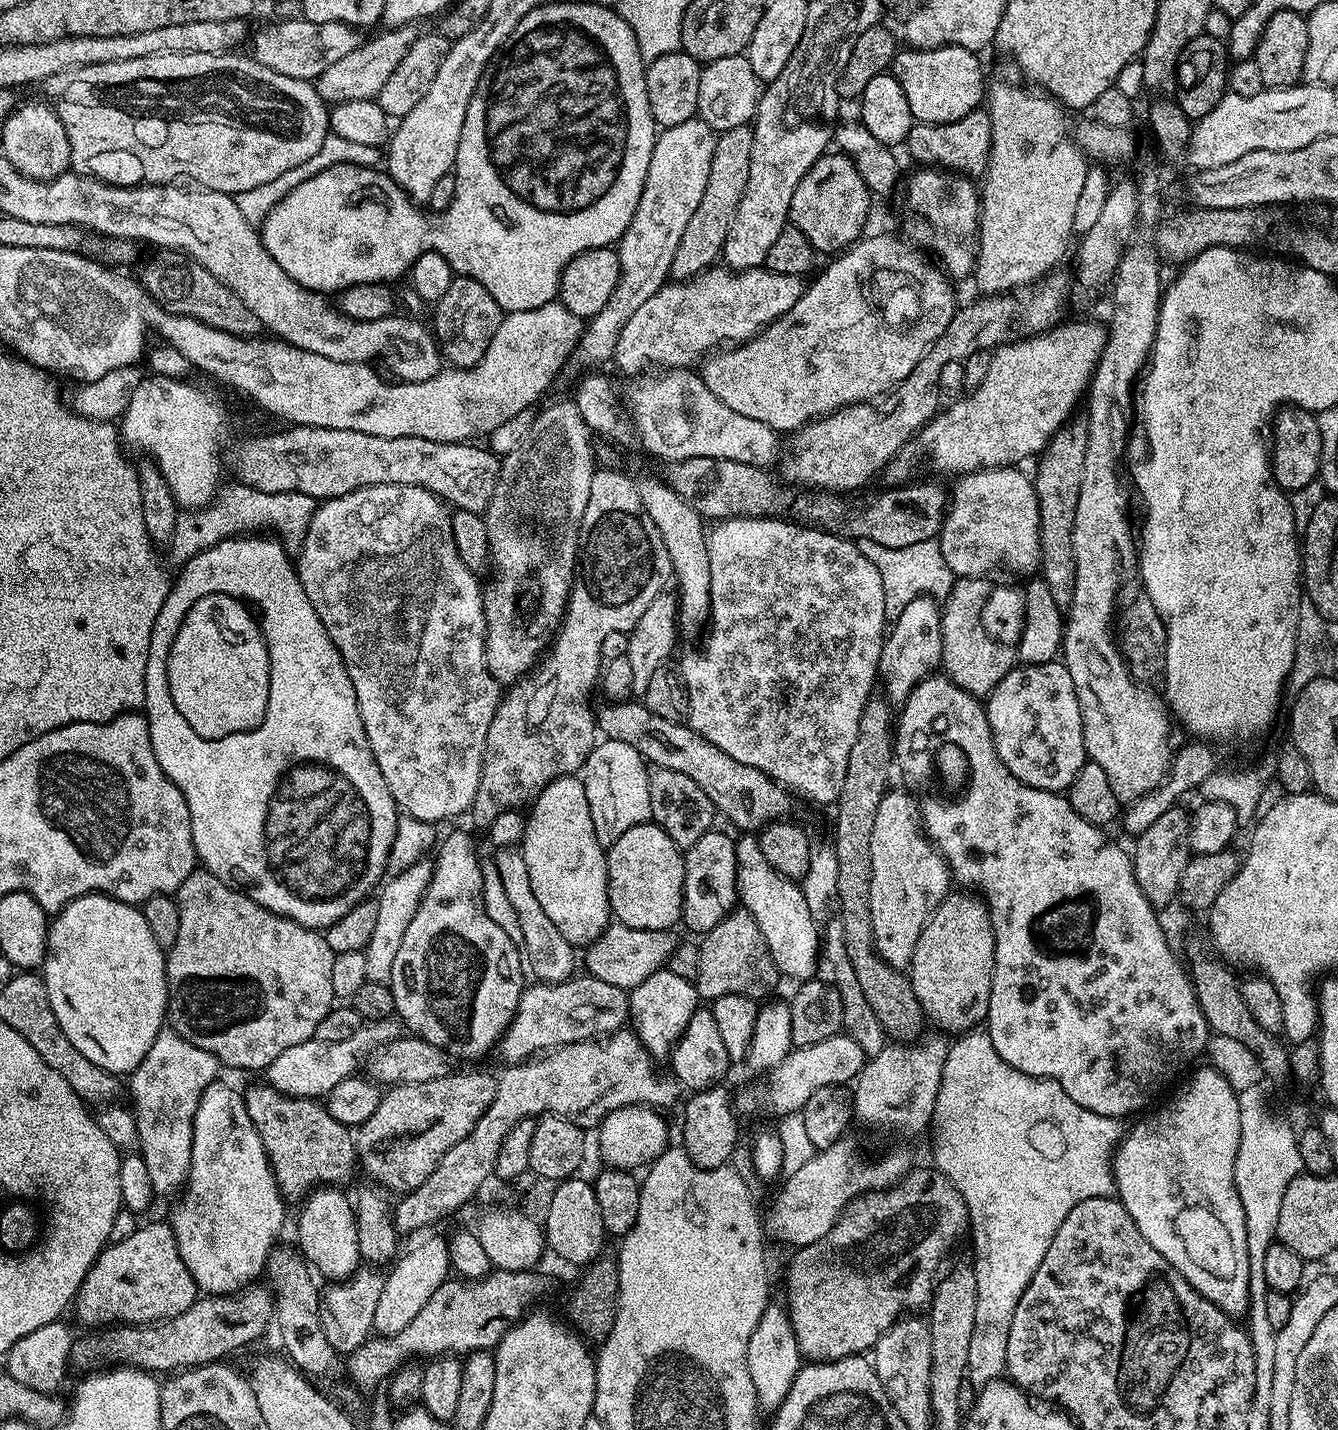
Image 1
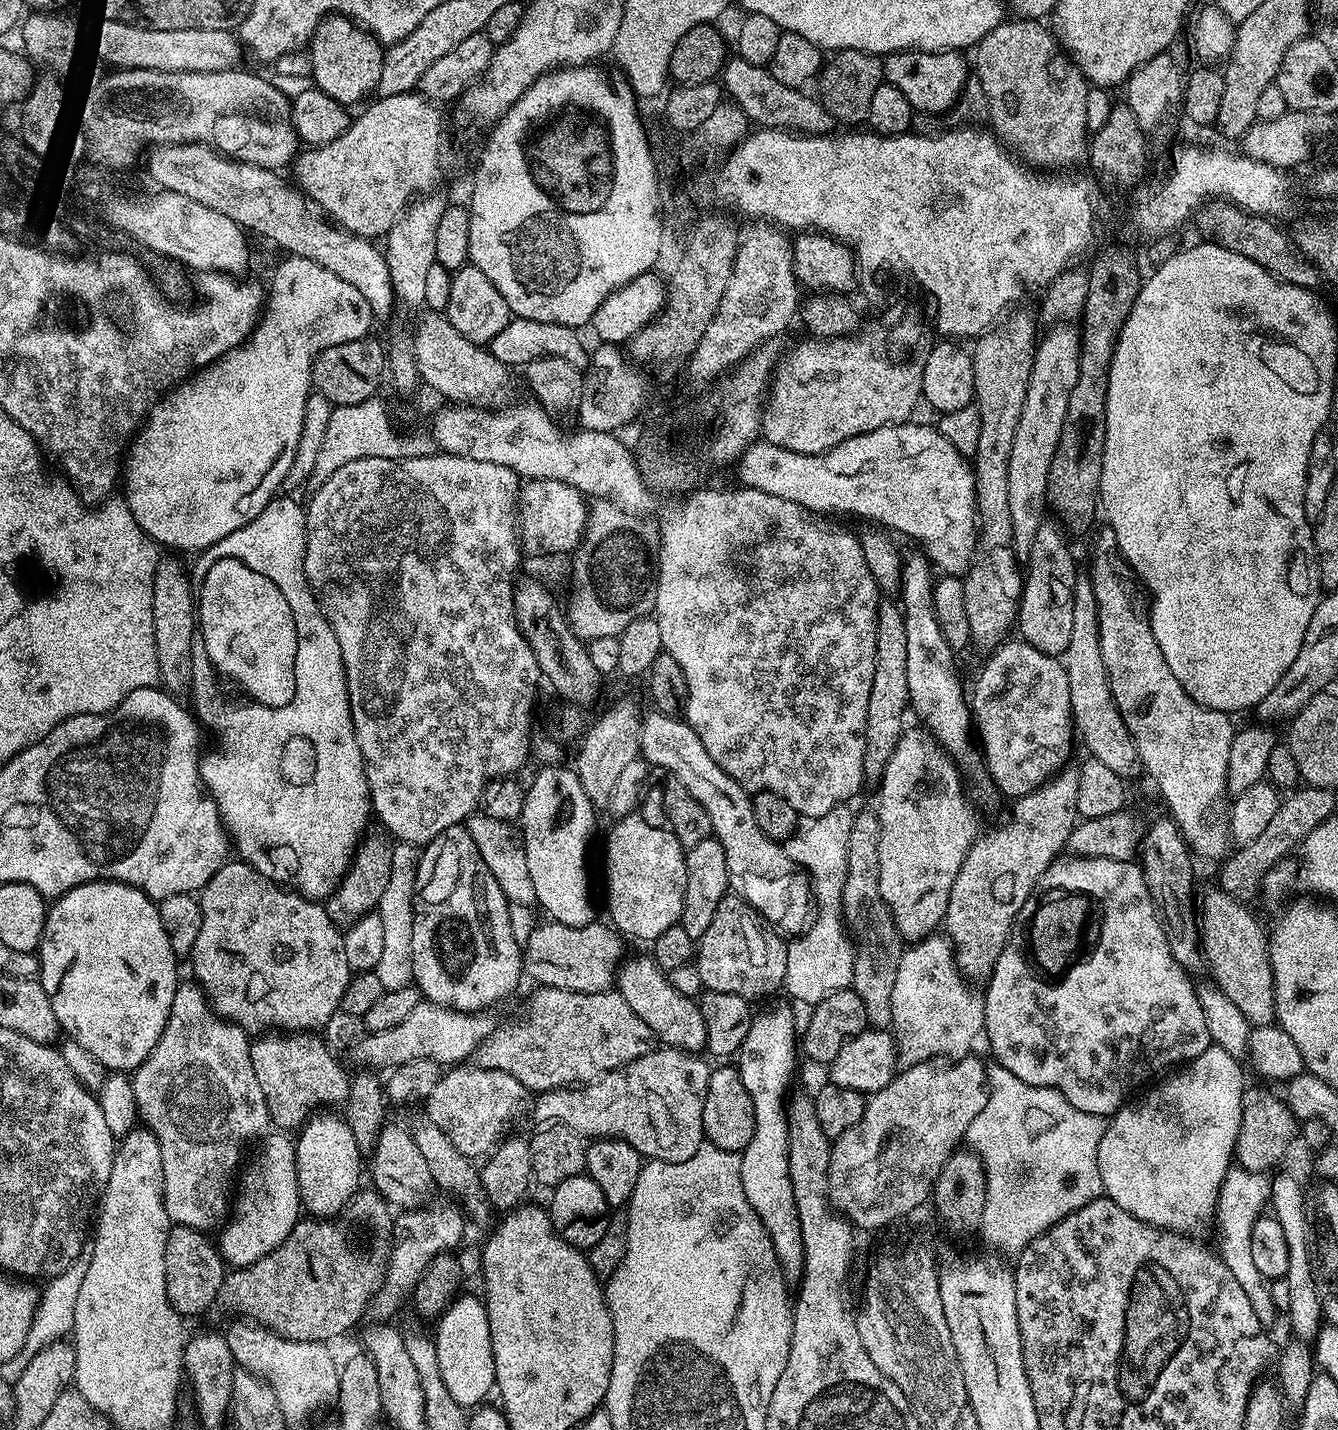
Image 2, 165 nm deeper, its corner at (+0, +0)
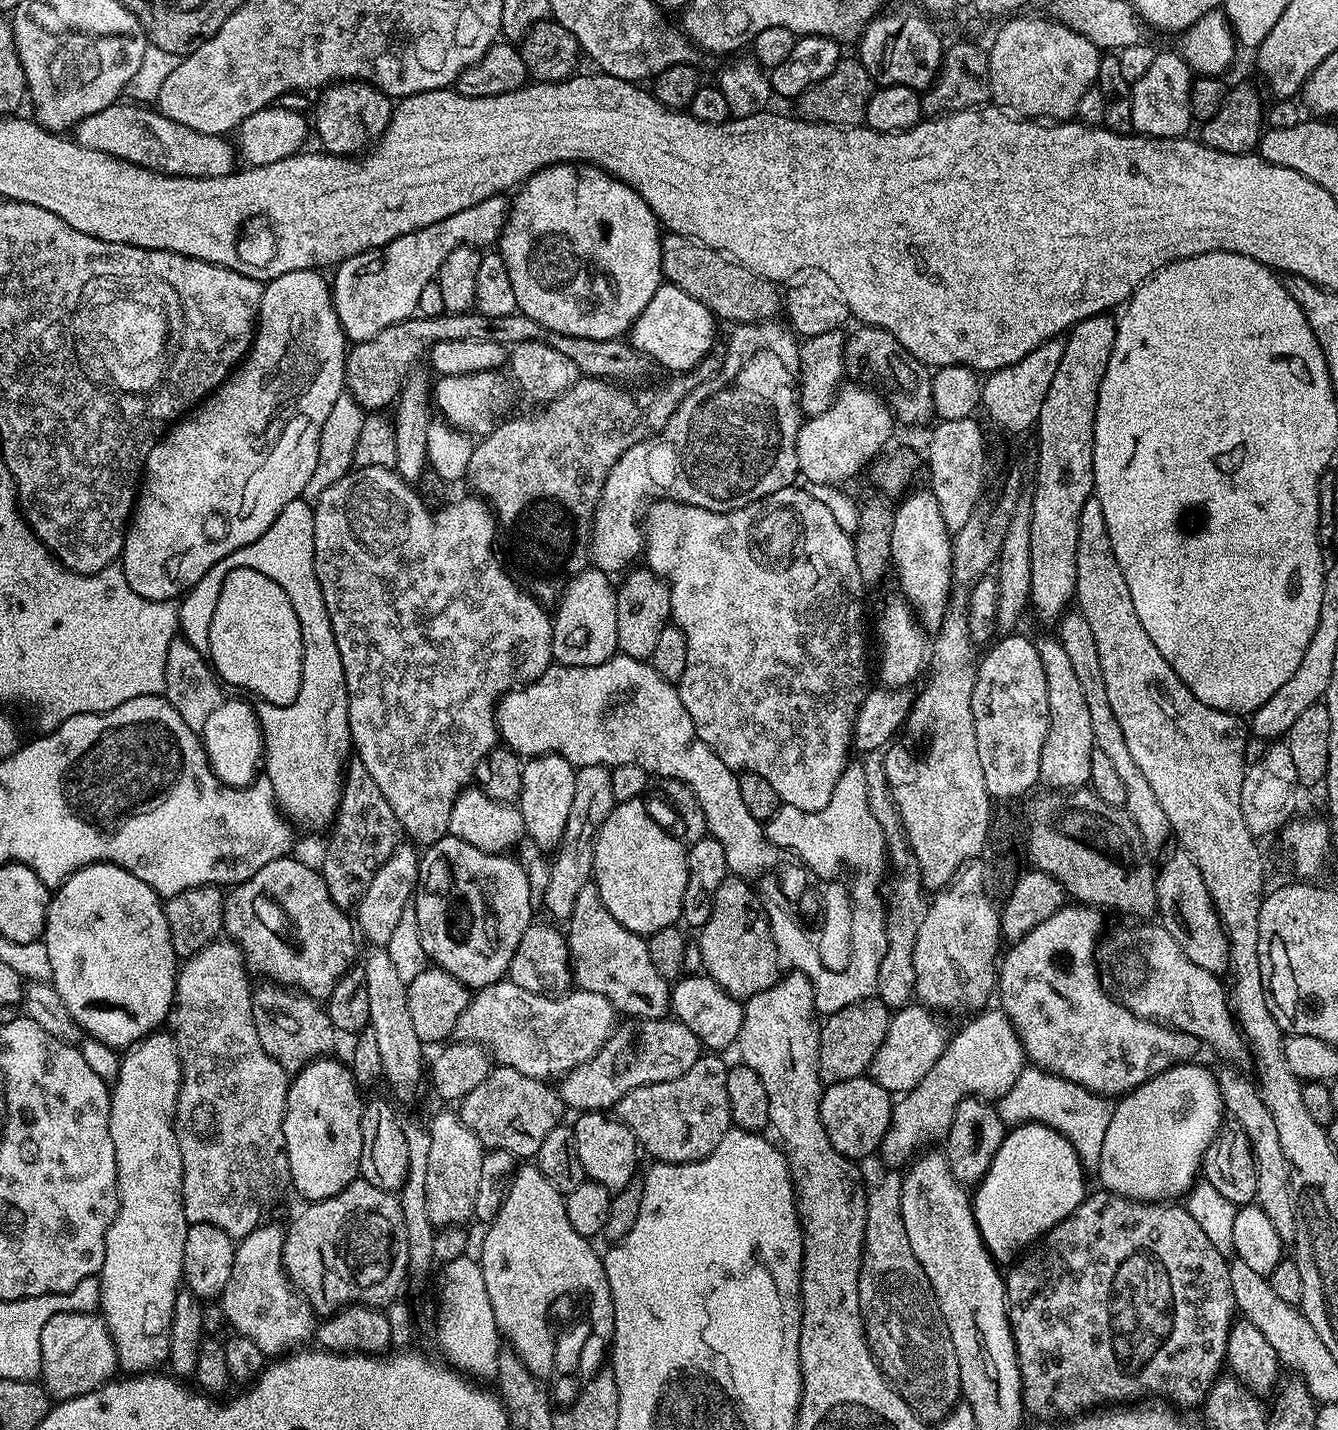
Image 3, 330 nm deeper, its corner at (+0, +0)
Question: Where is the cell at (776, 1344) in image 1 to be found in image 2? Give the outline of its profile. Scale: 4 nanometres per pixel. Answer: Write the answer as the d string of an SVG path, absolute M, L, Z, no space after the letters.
M772 1008L753 1015L750 1034L746 1034L746 1042L742 1042L738 1053L740 1077L746 1085L746 1094L750 1094L750 1102L754 1102L754 1138L739 1153L742 1190L746 1190L746 1202L750 1202L762 1226L766 1226L780 1269L789 1282L799 1281L804 1269L802 1230L798 1206L794 1204L794 1186L790 1184L788 1087L796 1072L796 1052L798 1056L798 1024L796 1028L791 1010Z

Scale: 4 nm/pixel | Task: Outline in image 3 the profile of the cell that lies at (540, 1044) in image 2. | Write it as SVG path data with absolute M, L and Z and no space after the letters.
M675 1018L646 1020L639 1027L640 1036L636 1032L620 1031L609 1036L596 1057L579 1064L559 1081L560 1098L569 1109L576 1108L577 1113L611 1109L630 1090L682 1078L694 1062L702 1059L699 1038L682 1021Z

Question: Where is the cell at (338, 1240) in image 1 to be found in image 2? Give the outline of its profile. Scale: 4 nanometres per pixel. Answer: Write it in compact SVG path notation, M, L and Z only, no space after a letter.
M324 1110L313 1116L303 1128L299 1129L297 1136L300 1137L295 1137L294 1140L296 1173L303 1211L312 1218L337 1216L361 1187L362 1154L354 1142L352 1128L343 1115L332 1110Z

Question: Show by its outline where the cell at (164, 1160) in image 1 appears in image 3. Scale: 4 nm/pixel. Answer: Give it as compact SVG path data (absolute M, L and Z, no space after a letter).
M220 938L210 943L198 954L187 957L179 965L176 973L176 999L174 1001L174 1020L176 1016L176 1049L180 1055L180 1093L176 1099L176 1114L174 1123L176 1125L176 1137L182 1156L182 1178L181 1198L184 1199L184 1213L189 1224L213 1224L222 1229L231 1240L240 1241L246 1238L255 1228L259 1228L265 1219L264 1211L279 1198L284 1192L284 1187L289 1187L292 1175L288 1165L288 1155L284 1145L284 1111L286 1110L286 1098L288 1097L288 1085L290 1083L289 1073L285 1072L266 1050L262 1050L262 1042L258 1042L258 1030L254 1030L254 1014L252 1013L253 985L248 985L249 969L244 962L244 953L240 945L227 939Z

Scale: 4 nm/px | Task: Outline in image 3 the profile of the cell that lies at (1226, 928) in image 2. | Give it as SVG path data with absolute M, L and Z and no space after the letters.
M1183 850L1176 853L1158 868L1156 879L1156 912L1159 923L1182 946L1182 954L1194 962L1194 966L1202 966L1202 970L1210 970L1217 974L1229 971L1228 936L1220 922L1220 915L1212 905L1210 894L1206 890L1206 882L1198 870L1198 866Z

